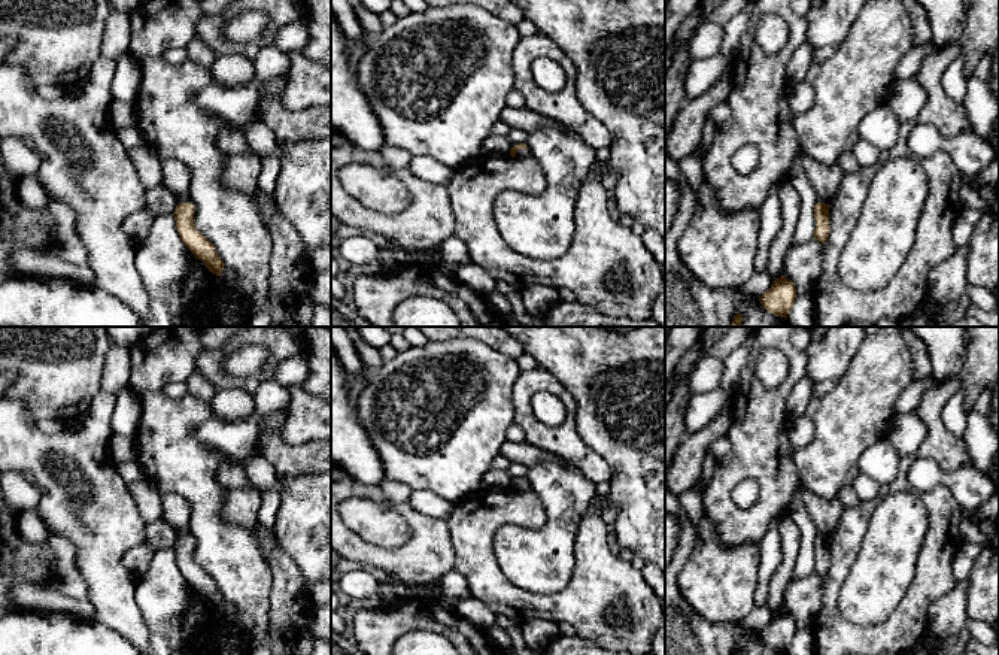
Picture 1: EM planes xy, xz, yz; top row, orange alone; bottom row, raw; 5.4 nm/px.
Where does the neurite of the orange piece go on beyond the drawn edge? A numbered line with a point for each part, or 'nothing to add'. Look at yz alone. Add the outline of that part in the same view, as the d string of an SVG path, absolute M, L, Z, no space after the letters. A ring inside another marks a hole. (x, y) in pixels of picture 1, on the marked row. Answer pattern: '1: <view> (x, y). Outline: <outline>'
1: yz (826, 179). Outline: M804 149L799 151L799 158L808 181L817 191L817 203L831 204L844 176L842 170L838 164L825 166L817 163Z

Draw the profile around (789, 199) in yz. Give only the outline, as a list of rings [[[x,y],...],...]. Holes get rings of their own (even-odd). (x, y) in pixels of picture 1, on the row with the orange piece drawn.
[[[790,182],[778,187],[781,228],[768,249],[765,273],[774,281],[783,276],[783,261],[792,245],[793,231],[799,219],[801,197]]]

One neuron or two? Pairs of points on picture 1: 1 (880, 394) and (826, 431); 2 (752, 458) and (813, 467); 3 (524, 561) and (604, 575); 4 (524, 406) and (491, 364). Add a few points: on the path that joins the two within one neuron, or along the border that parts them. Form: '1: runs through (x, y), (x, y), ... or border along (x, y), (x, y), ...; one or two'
1: runs through (867, 403), (840, 430); one
2: border along (793, 449), (793, 466), (801, 479); two
3: border along (574, 534), (574, 570), (571, 579), (550, 596); two
4: border along (519, 370), (513, 388), (512, 422); two

